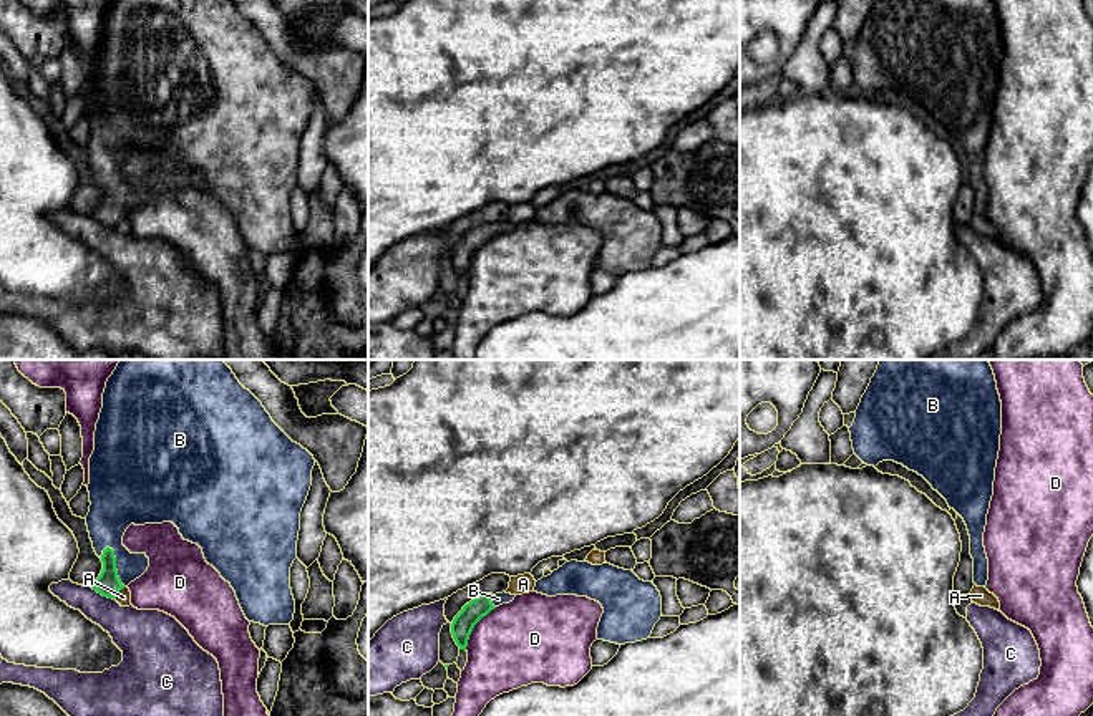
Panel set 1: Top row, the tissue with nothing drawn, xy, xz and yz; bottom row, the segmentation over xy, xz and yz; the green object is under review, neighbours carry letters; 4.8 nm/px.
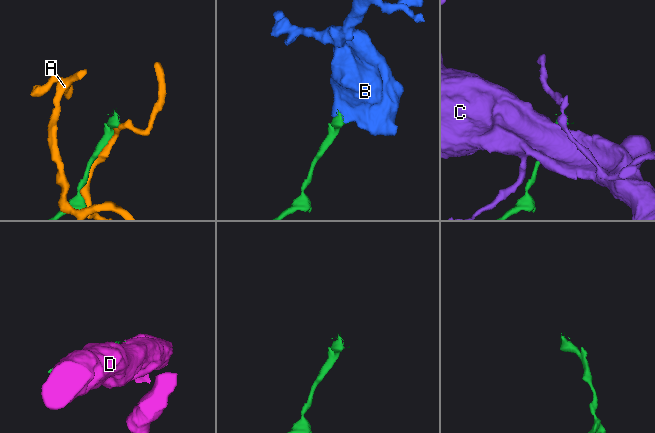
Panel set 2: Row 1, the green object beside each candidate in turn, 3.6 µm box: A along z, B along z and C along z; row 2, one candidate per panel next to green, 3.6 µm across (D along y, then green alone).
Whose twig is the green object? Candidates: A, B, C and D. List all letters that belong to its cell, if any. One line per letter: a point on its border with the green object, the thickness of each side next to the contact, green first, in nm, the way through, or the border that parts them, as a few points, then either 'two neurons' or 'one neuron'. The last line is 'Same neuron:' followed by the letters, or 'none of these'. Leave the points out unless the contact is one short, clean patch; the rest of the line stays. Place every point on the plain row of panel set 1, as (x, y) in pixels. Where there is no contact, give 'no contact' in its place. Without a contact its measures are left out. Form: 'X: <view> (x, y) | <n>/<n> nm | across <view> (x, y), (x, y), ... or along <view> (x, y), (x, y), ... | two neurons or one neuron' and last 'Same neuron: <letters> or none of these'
A: xy (118, 221) | 120/70 nm | two neurons
B: xy (115, 194) | 120/220 nm | across xy (108, 212), (115, 204), (115, 194), (110, 143) | one neuron
C: xy (102, 222) | 120/220 nm | two neurons
D: xz (473, 256) | 110/400 nm | two neurons
Same neuron: B

